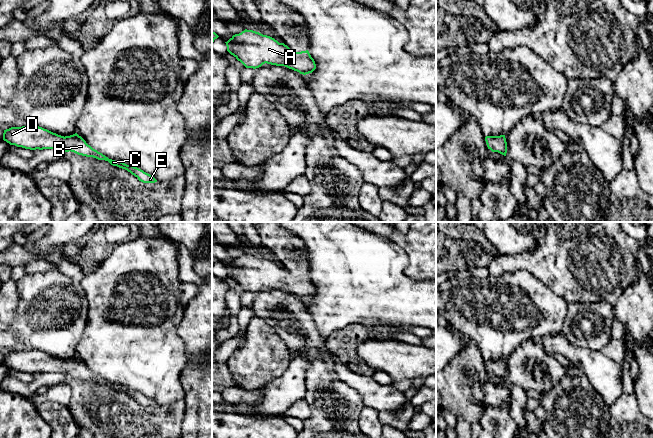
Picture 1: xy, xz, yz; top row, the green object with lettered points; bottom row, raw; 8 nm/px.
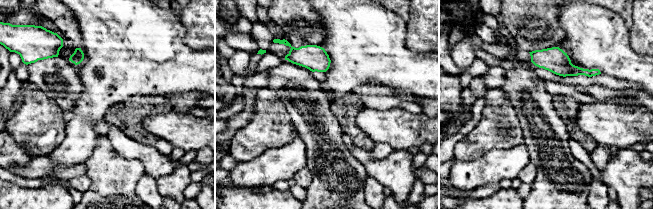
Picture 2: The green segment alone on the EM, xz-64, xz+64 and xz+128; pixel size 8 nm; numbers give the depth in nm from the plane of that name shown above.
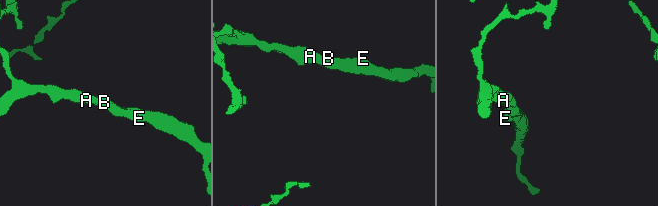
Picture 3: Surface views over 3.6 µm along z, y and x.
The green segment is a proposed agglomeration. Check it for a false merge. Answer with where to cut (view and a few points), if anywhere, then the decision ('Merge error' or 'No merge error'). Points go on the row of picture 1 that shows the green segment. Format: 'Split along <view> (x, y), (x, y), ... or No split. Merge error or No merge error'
No split. No merge error

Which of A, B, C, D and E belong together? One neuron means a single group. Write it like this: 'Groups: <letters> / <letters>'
Groups: A B C D E

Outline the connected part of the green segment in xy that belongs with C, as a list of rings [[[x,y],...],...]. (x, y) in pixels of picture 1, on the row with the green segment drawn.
[[[32,125],[11,127],[4,130],[3,140],[10,145],[15,145],[17,147],[30,150],[59,149],[64,150],[65,152],[71,151],[86,157],[93,157],[98,160],[105,160],[113,166],[127,170],[143,183],[157,182],[157,180],[152,175],[137,167],[127,165],[121,161],[109,159],[88,145],[86,141],[77,133],[64,137],[42,127]]]

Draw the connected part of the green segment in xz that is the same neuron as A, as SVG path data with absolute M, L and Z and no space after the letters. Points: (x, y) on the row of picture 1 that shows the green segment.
M245 29L233 35L226 43L227 51L246 68L259 68L263 64L285 66L306 75L316 69L308 50L292 51L284 43L253 30Z

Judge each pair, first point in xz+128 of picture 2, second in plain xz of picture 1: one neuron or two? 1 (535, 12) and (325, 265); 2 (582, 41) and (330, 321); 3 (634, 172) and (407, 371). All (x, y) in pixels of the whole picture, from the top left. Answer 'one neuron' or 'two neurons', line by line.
1: two neurons
2: one neuron
3: two neurons

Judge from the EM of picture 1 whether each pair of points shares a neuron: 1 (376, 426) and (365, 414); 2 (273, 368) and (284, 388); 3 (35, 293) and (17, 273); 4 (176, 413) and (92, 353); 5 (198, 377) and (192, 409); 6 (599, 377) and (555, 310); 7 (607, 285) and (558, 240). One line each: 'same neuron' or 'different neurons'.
1: same neuron
2: different neurons
3: different neurons
4: different neurons
5: same neuron
6: different neurons
7: same neuron

